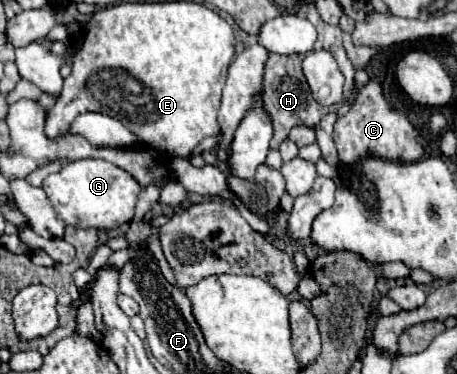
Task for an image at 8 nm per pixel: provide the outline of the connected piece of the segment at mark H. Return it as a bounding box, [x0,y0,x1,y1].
[262,53,328,147]

